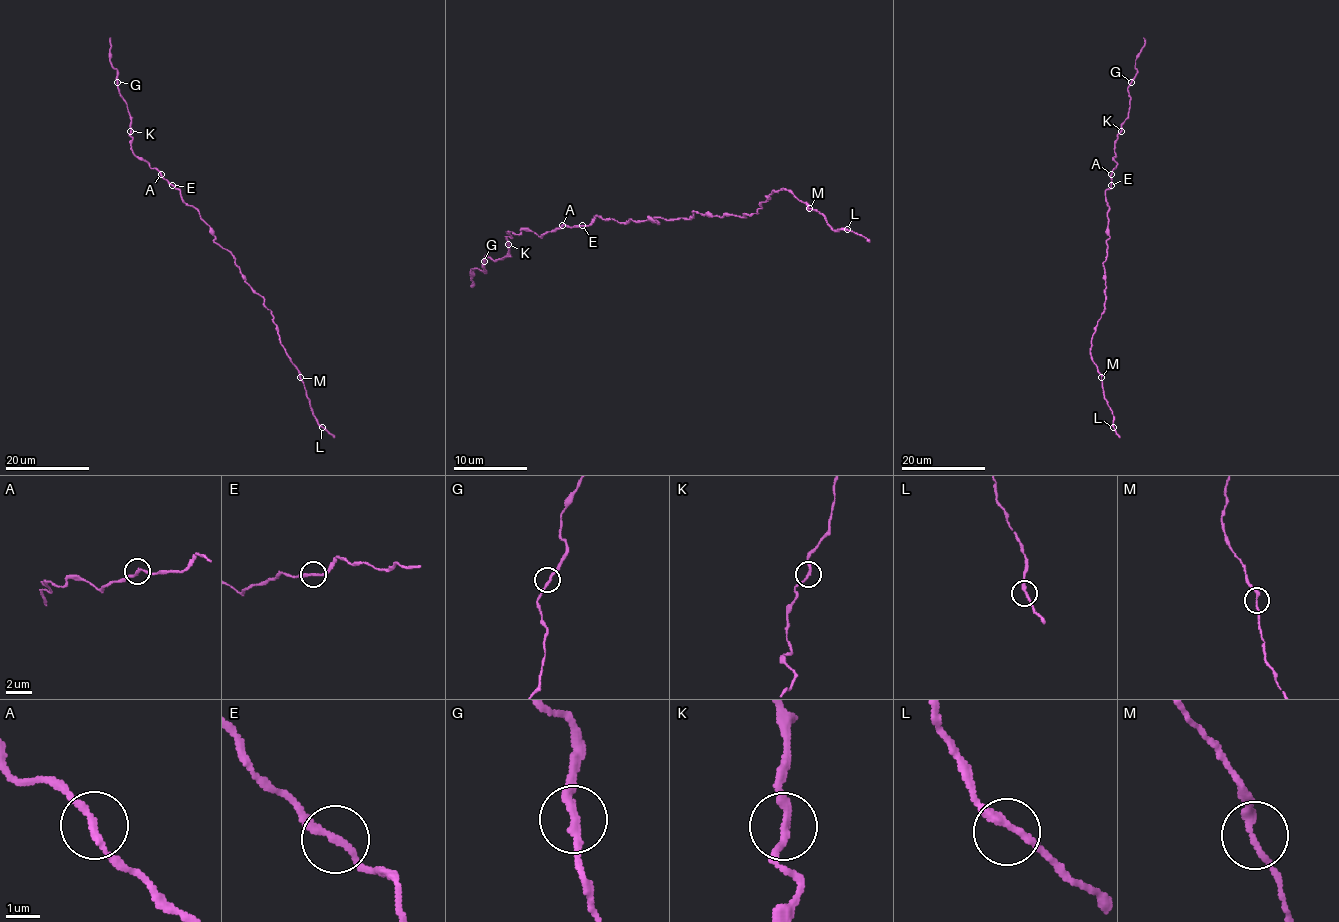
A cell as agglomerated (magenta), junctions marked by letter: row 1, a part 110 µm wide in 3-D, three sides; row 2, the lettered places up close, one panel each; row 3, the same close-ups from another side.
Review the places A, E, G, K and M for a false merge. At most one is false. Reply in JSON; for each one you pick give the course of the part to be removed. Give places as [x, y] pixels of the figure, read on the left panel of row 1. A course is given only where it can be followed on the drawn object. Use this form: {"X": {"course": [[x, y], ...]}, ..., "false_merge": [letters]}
{"false_merge": []}

